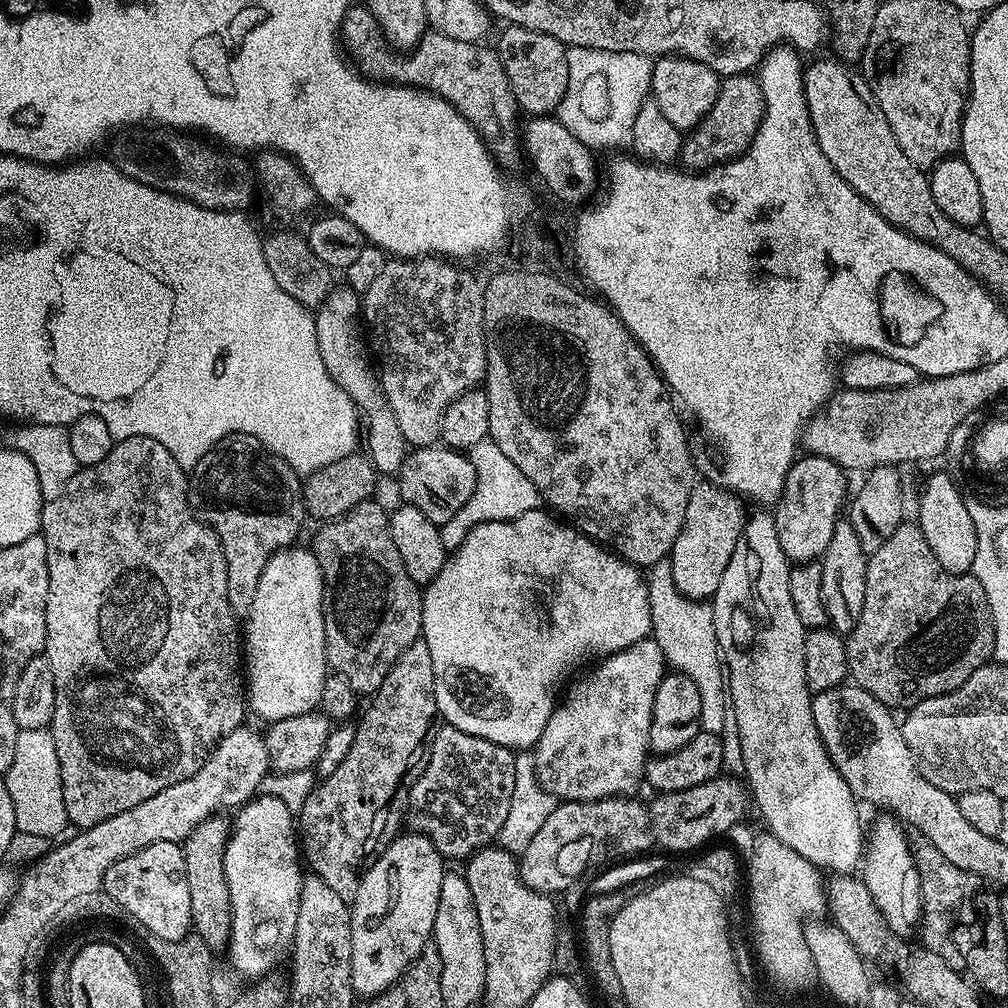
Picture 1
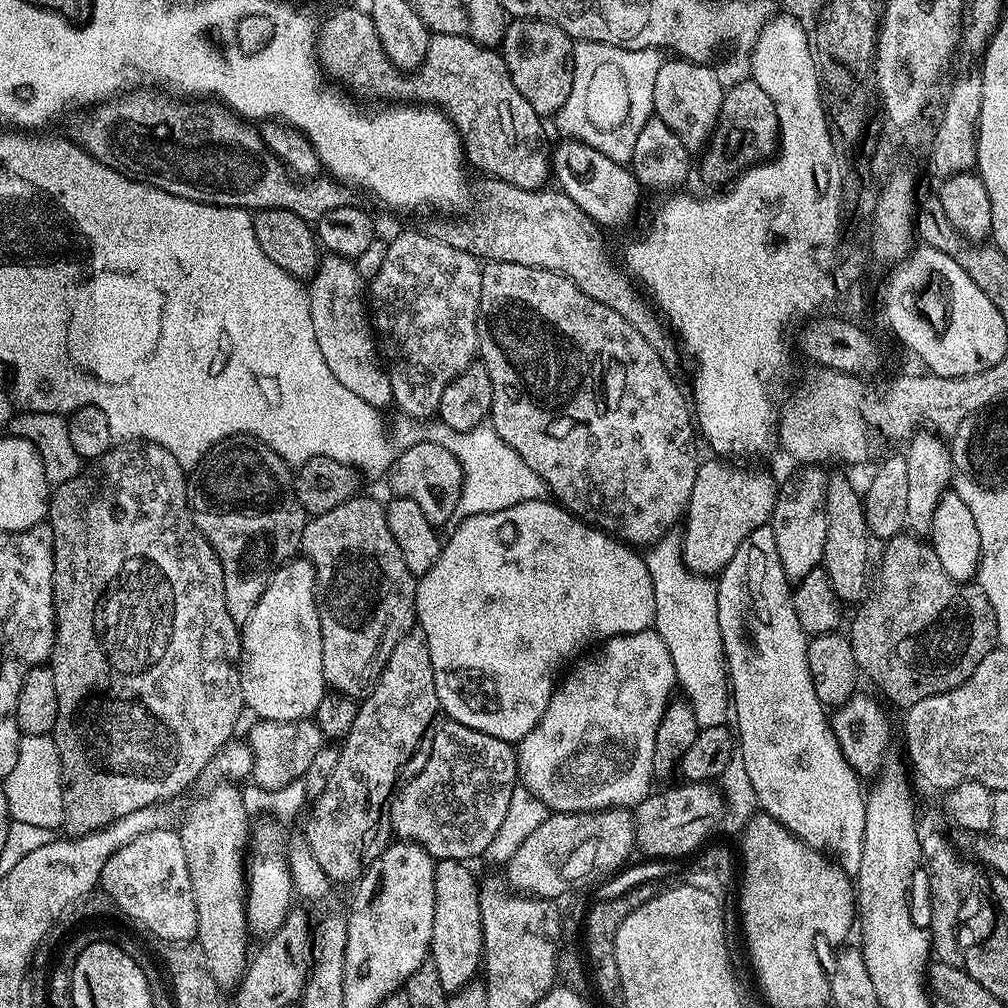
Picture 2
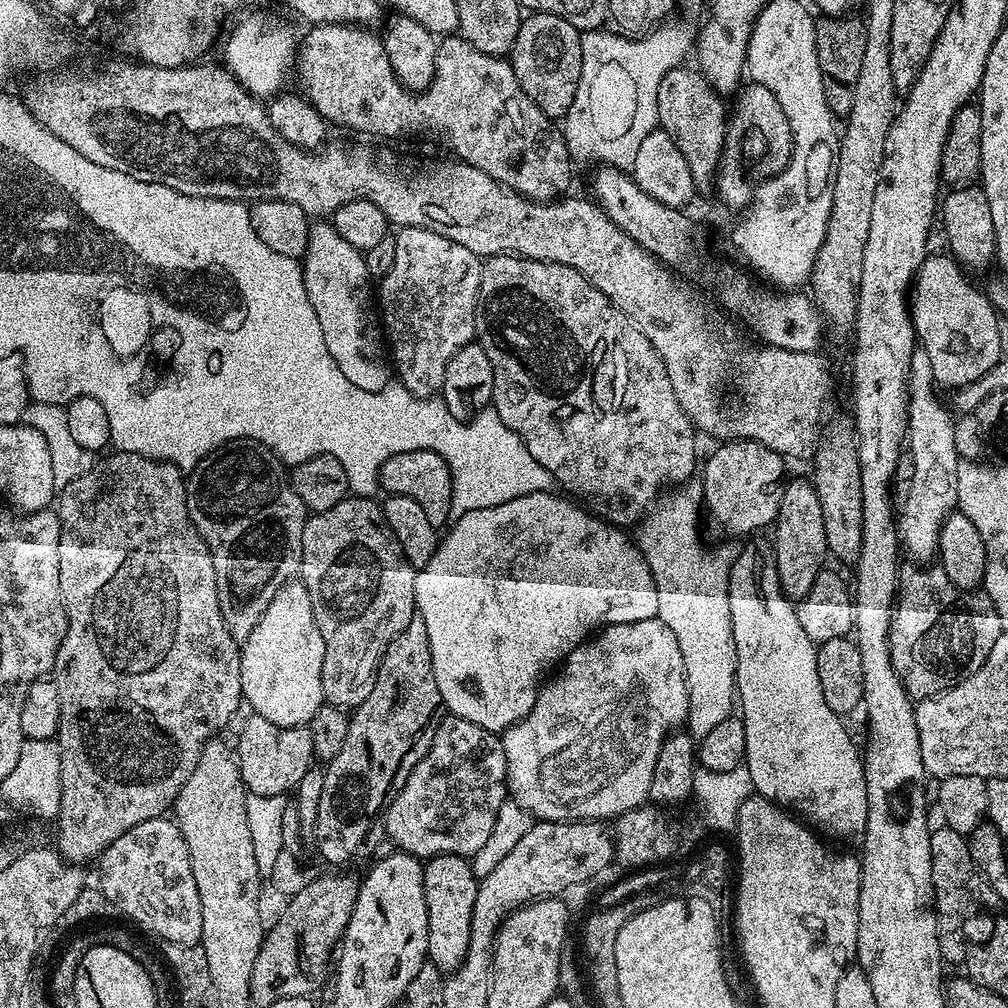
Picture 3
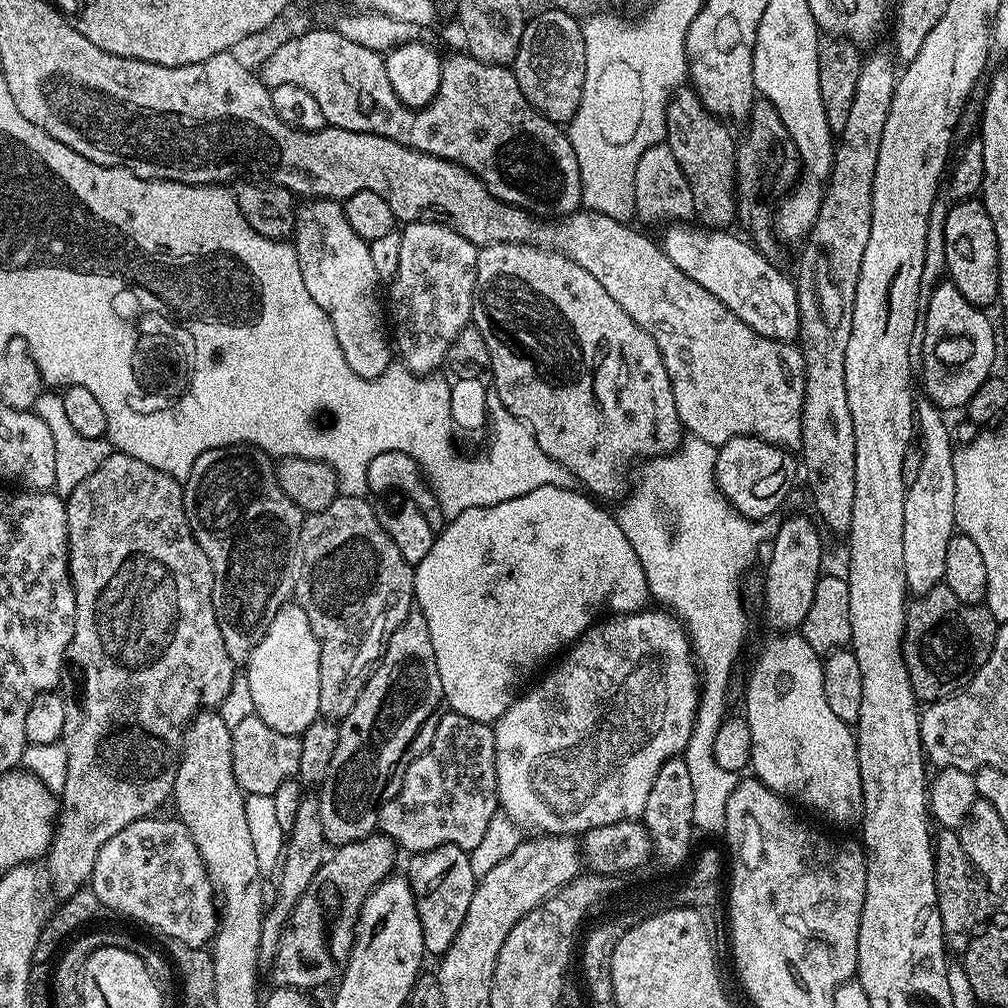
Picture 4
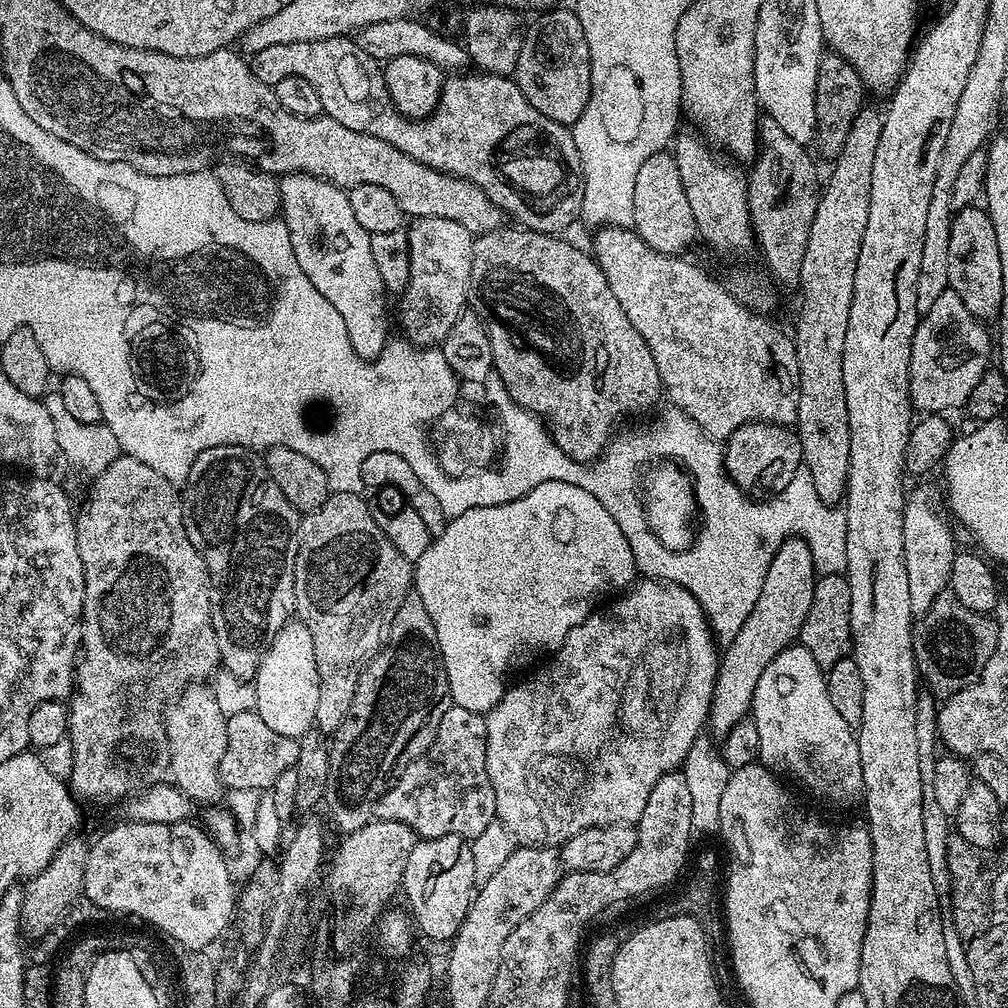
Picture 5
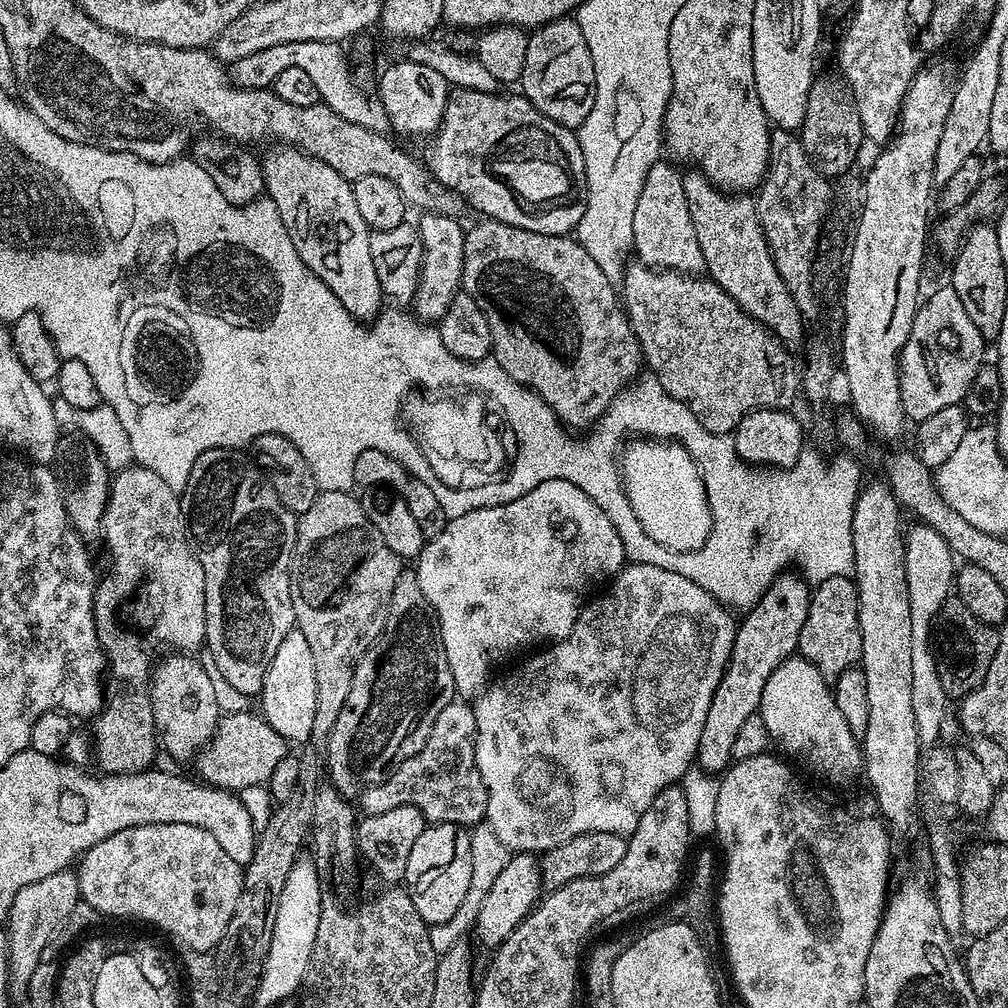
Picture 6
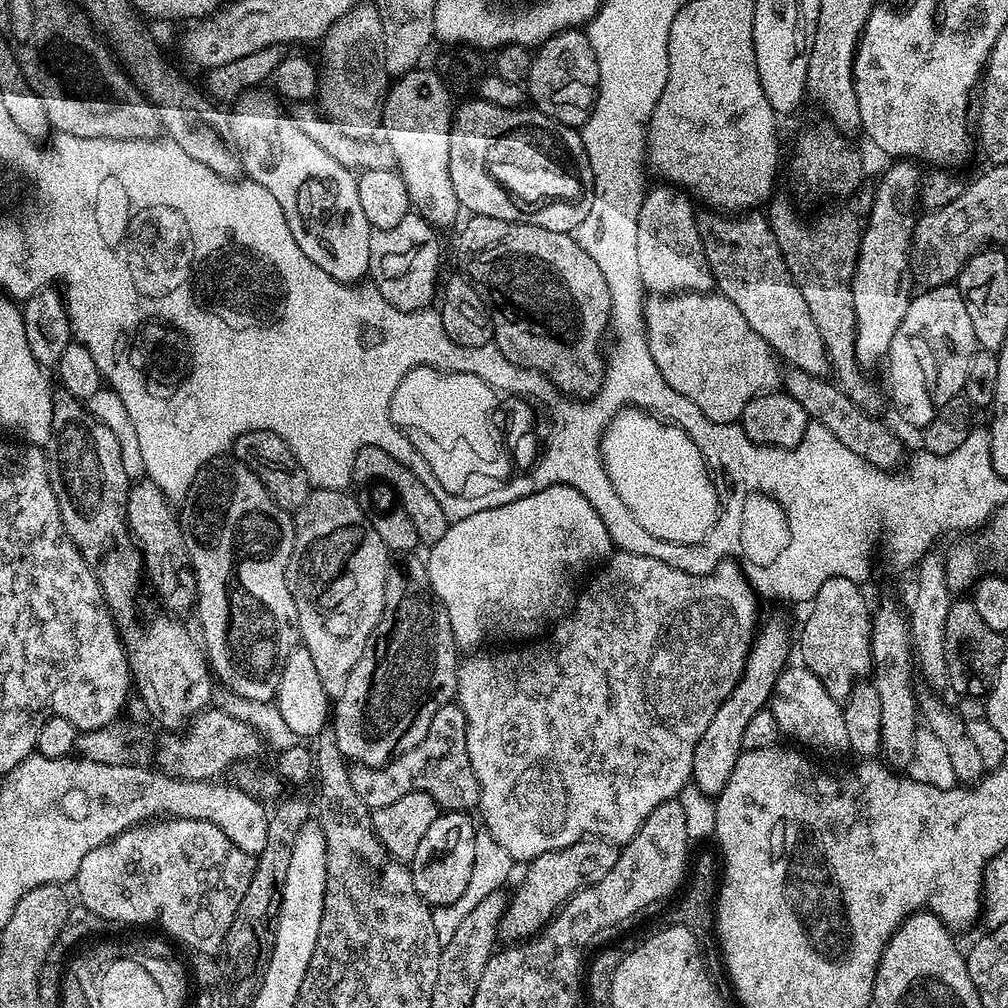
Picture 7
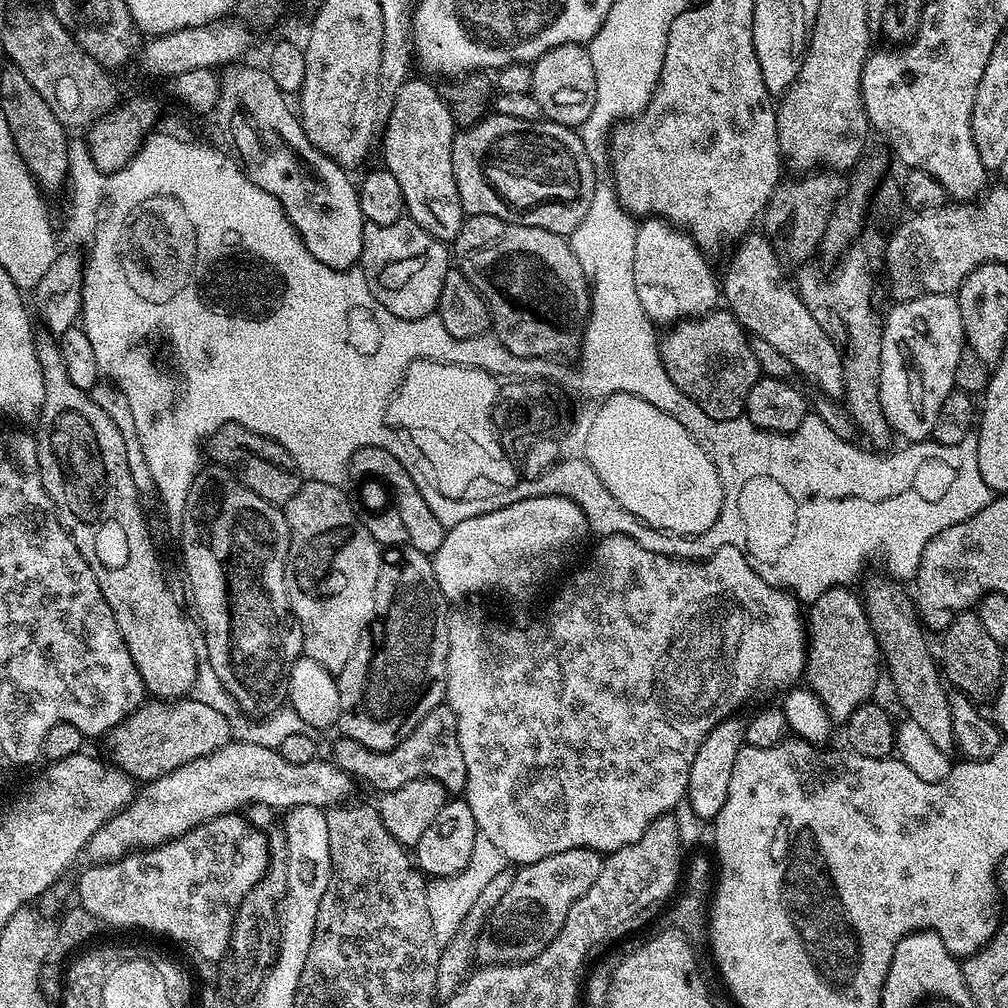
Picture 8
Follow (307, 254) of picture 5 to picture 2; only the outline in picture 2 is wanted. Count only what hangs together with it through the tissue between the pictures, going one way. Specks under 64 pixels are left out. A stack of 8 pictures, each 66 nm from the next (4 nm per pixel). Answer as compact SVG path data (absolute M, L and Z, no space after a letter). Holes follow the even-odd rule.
M325 255L316 268L316 275L311 277L307 294L310 318L314 318L314 338L318 338L318 350L322 350L326 366L330 366L330 374L350 394L358 394L362 402L387 409L392 404L390 378L378 355L378 340L366 311L366 282L358 274L355 263L347 256Z

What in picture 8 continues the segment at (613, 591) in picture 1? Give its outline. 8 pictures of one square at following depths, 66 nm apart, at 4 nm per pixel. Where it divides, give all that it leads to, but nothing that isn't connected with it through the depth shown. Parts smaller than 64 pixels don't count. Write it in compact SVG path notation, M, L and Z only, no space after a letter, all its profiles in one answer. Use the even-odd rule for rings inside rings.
M531 496L509 500L500 508L478 514L474 518L466 518L466 522L458 522L445 531L442 546L438 546L432 556L434 578L438 578L438 586L449 602L460 600L471 592L501 592L504 596L524 600L551 572L556 572L563 566L568 551L575 544L582 543L587 536L590 536L590 529L586 514L570 498Z

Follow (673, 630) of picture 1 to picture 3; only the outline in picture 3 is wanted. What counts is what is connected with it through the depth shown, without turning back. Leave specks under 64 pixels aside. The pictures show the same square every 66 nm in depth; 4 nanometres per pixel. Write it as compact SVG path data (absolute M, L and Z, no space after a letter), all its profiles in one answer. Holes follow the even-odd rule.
M691 479L673 492L676 493L665 495L639 521L634 540L646 558L646 566L650 566L650 574L654 574L654 586L658 590L658 619L674 630L678 650L682 650L688 691L686 731L693 741L698 742L706 738L718 722L726 722L738 704L736 651L728 598L734 552L728 548L707 552L700 545L704 490L699 479Z

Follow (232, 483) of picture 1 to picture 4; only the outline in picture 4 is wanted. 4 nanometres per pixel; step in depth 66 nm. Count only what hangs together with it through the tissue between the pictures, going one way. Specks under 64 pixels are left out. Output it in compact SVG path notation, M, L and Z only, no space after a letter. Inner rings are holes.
M250 444L206 450L194 462L194 470L190 470L182 487L188 525L198 546L202 546L206 558L210 558L214 574L212 601L218 630L222 630L222 642L233 662L247 661L267 632L274 614L293 599L305 513L293 500L286 498L286 490L282 490L276 477L273 457Z

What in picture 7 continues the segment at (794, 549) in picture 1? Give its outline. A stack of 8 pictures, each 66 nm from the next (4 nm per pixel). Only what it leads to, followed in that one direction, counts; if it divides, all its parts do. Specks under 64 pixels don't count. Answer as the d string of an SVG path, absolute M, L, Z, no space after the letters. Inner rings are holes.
M772 616L765 624L763 621L757 627L756 634L752 637L752 648L748 651L748 657L740 675L740 681L734 686L734 690L730 690L726 702L722 702L722 706L718 706L718 710L714 713L714 718L710 718L710 726L706 726L706 731L703 732L702 738L698 738L698 746L694 746L694 766L692 767L691 783L696 784L698 790L702 790L702 794L715 798L719 796L720 791L726 786L726 782L730 782L730 773L734 770L734 762L738 762L741 752L744 751L742 733L746 730L750 718L754 718L754 714L758 714L758 710L769 707L774 686L778 682L780 673L784 671L789 663L788 651L791 648L793 651L794 636L793 633L792 636L788 633L788 624L782 617Z

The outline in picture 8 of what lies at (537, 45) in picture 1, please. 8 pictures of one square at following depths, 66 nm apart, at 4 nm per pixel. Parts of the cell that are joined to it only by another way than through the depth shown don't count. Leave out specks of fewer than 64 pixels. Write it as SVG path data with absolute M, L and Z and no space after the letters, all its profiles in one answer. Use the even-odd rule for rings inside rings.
M559 44L542 54L532 64L532 96L538 98L541 113L556 124L575 129L594 110L596 75L587 47L582 44Z

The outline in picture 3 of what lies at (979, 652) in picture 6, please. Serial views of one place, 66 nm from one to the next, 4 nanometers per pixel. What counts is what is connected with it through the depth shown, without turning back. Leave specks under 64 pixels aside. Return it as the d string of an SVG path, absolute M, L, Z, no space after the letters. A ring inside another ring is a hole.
M908 562L901 567L888 645L894 670L913 701L936 696L970 678L986 662L1005 628L994 602L983 590L963 592L939 566Z

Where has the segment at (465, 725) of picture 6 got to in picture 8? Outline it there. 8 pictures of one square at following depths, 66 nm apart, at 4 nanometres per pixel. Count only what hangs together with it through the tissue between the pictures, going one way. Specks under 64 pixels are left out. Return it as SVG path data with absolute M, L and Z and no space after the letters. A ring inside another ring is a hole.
M446 702L430 710L397 748L375 752L362 746L362 742L340 738L332 754L334 763L342 771L357 781L373 784L380 794L398 790L398 786L406 786L406 782L414 782L414 778L434 778L442 782L449 794L463 793L466 786L466 762L462 759L462 746L458 746L458 718L454 718L454 710L450 710Z

